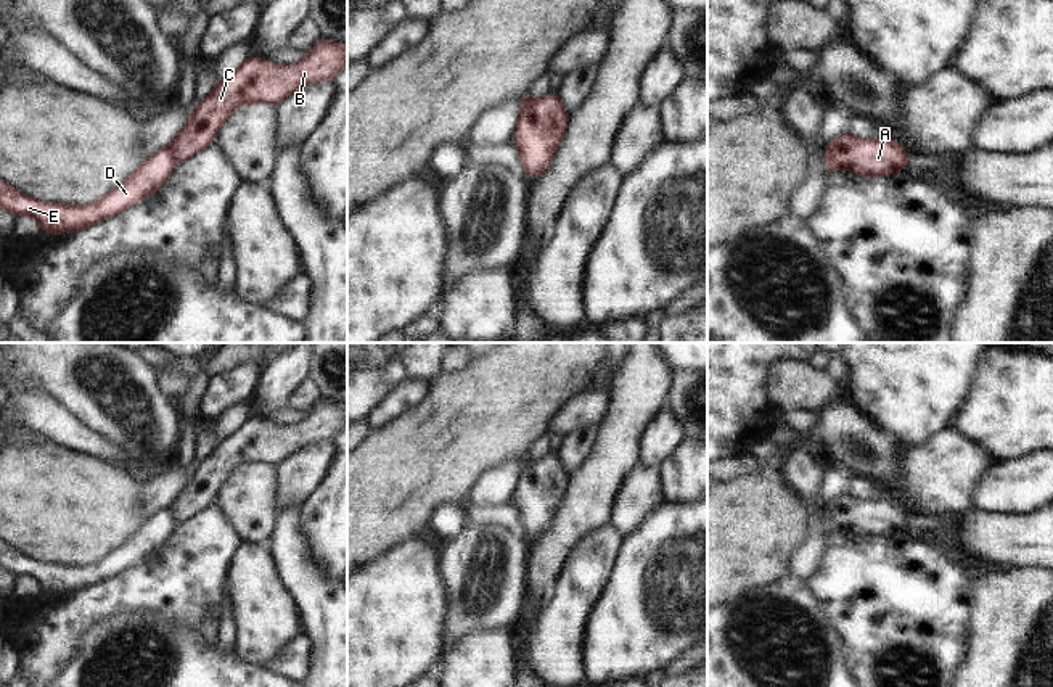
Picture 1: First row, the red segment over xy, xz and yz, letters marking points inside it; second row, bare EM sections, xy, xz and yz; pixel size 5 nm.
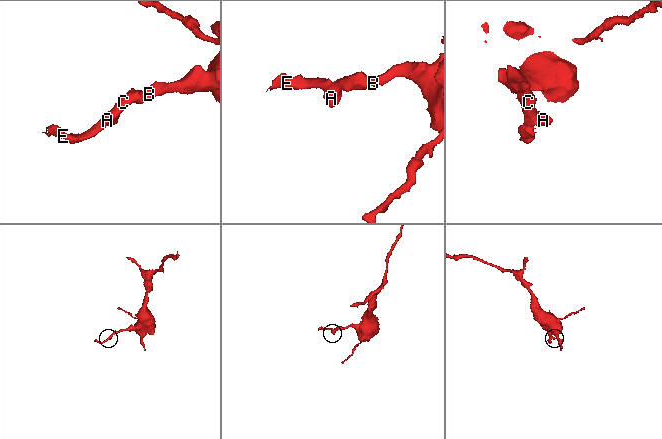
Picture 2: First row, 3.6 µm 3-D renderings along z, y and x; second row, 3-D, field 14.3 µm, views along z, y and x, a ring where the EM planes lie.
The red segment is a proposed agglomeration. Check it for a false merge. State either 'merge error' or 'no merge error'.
merge error

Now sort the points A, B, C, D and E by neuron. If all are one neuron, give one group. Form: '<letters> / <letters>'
A B C / D E

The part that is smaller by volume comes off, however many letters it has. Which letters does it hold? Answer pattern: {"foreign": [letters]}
{"foreign": ["D", "E"]}

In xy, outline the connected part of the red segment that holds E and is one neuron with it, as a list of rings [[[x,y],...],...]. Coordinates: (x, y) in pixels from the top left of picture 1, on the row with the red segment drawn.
[[[161,148],[117,188],[92,204],[43,203],[10,187],[0,179],[0,206],[14,216],[32,216],[42,232],[63,235],[79,232],[138,203],[159,190],[172,174],[175,161],[169,148]]]

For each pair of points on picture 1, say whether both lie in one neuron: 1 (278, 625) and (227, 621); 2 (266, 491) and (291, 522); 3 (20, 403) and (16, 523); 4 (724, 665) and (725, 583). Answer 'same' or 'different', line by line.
1: different
2: different
3: different
4: different

